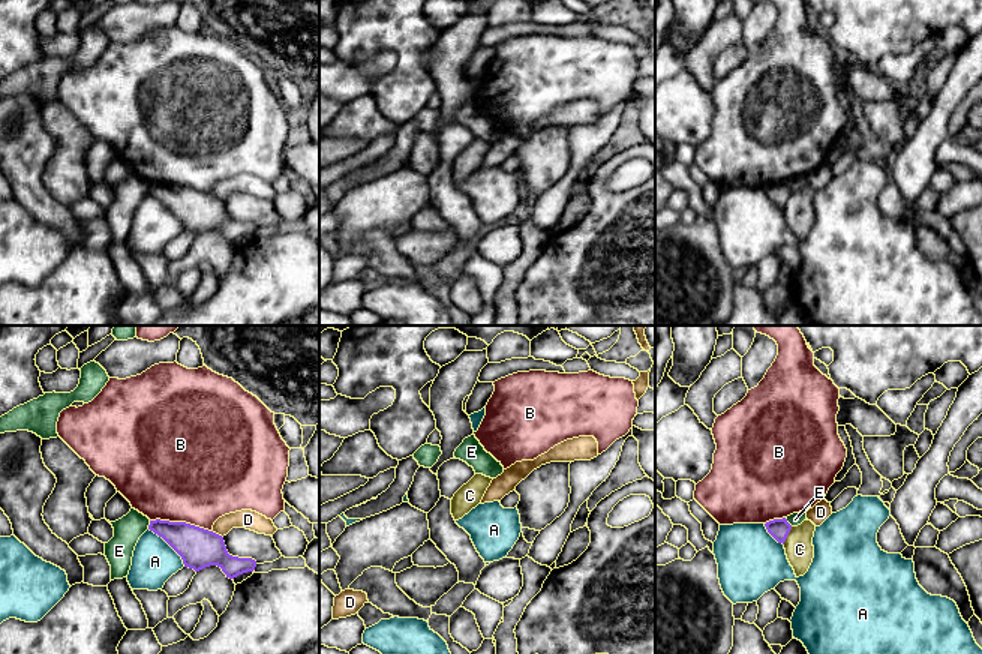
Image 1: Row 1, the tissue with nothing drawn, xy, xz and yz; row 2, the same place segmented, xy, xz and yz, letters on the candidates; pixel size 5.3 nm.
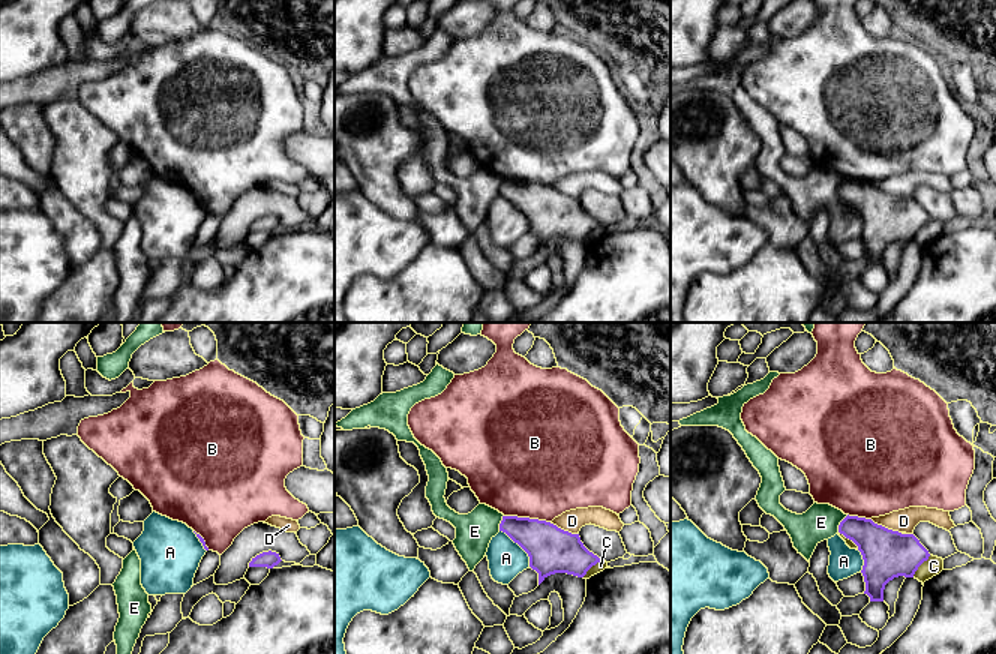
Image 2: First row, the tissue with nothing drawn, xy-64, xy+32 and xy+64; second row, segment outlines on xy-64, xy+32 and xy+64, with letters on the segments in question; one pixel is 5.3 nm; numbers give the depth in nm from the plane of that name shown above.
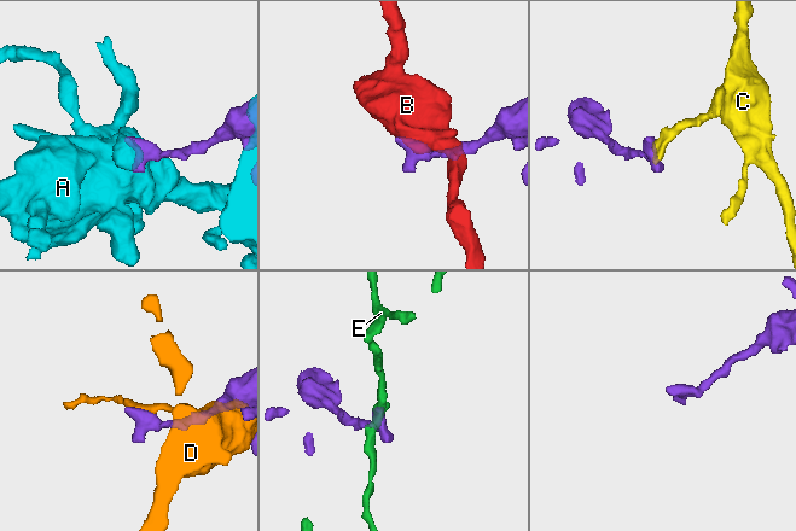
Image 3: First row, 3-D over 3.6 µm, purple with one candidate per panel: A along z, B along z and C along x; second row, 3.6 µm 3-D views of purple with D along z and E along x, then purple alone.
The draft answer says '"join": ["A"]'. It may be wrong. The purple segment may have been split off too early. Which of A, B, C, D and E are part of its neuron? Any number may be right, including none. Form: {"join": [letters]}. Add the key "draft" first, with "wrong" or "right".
{"draft": "wrong", "join": []}

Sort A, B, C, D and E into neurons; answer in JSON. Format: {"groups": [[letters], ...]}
{"groups": [["A"], ["B"], ["C"], ["D"], ["E"]]}

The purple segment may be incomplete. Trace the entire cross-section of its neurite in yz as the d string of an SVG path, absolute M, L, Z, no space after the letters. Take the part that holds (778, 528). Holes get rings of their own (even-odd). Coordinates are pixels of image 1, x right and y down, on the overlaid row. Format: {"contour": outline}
{"contour": "M786 518L783 519L774 519L765 524L768 532L778 542L783 543L786 542L792 525L787 522Z"}

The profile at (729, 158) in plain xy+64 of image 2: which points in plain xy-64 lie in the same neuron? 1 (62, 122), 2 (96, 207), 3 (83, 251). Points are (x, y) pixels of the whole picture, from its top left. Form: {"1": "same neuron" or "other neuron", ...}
{"1": "other neuron", "2": "other neuron", "3": "same neuron"}

